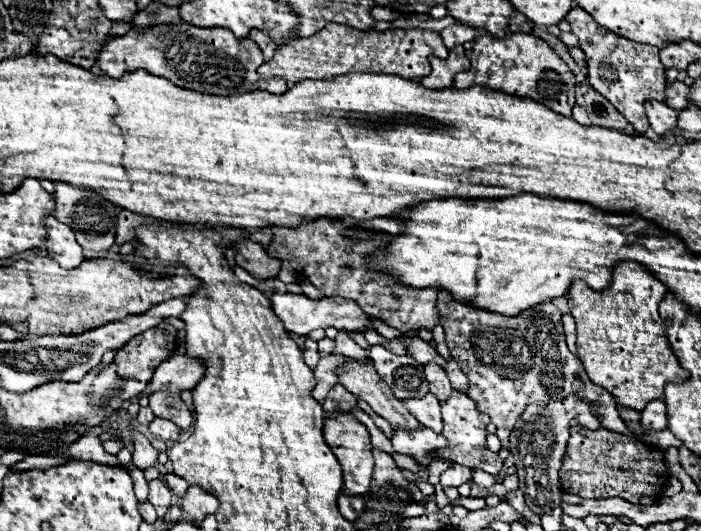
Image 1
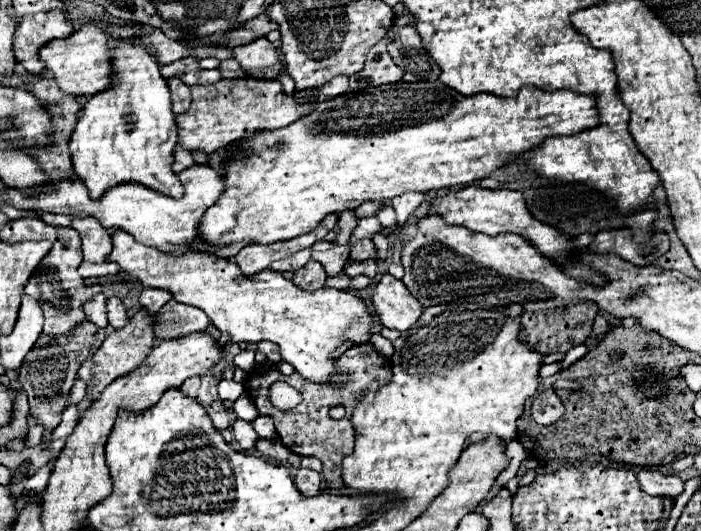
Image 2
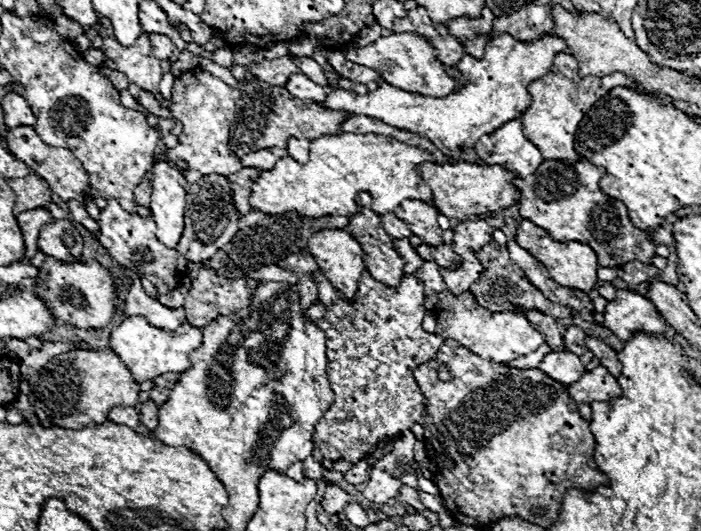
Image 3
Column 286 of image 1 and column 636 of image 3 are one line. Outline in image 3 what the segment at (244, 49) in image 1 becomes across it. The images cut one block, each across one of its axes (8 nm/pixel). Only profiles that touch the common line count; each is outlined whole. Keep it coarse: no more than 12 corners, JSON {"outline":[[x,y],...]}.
{"outline":[[560,52],[530,84],[520,116],[544,160],[578,162],[574,132],[614,86],[636,88],[620,72],[580,78]]}

